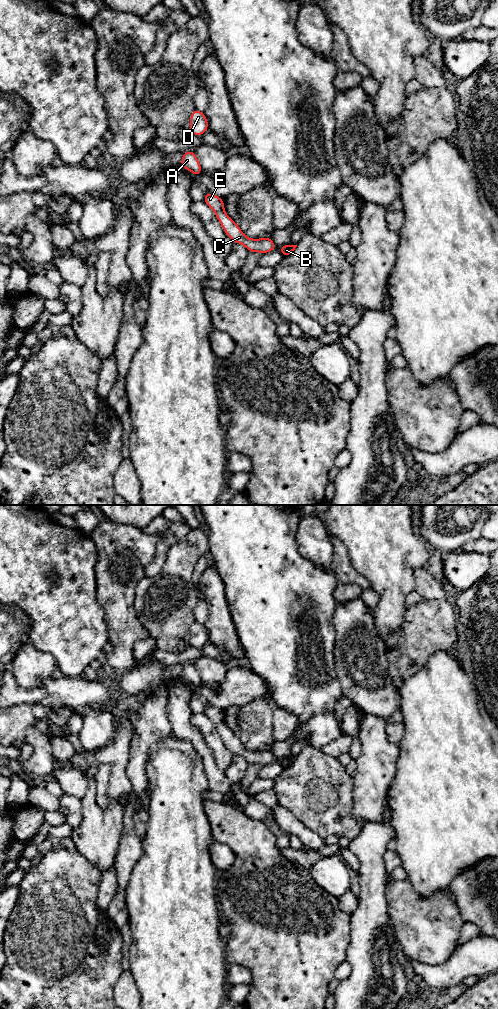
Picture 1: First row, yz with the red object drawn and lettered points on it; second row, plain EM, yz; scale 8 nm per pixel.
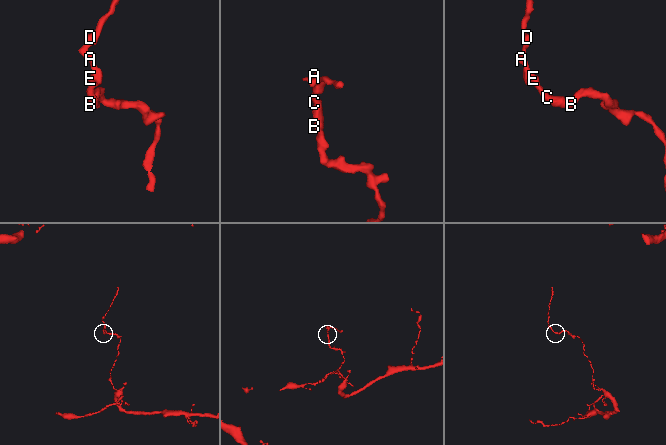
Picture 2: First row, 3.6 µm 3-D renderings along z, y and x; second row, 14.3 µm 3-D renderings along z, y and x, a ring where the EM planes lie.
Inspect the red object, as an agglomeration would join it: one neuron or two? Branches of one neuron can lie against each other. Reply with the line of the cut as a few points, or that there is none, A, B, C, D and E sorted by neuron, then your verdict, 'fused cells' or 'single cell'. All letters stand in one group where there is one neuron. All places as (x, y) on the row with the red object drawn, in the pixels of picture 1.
no cut; A B C D E; single cell

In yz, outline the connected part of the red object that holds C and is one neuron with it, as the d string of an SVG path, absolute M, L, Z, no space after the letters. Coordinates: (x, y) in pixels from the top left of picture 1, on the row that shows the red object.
M207 192L203 201L213 209L223 230L233 242L244 245L249 252L260 252L262 254L268 253L276 248L272 237L260 239L246 237L234 220L225 213L224 200L220 197Z

